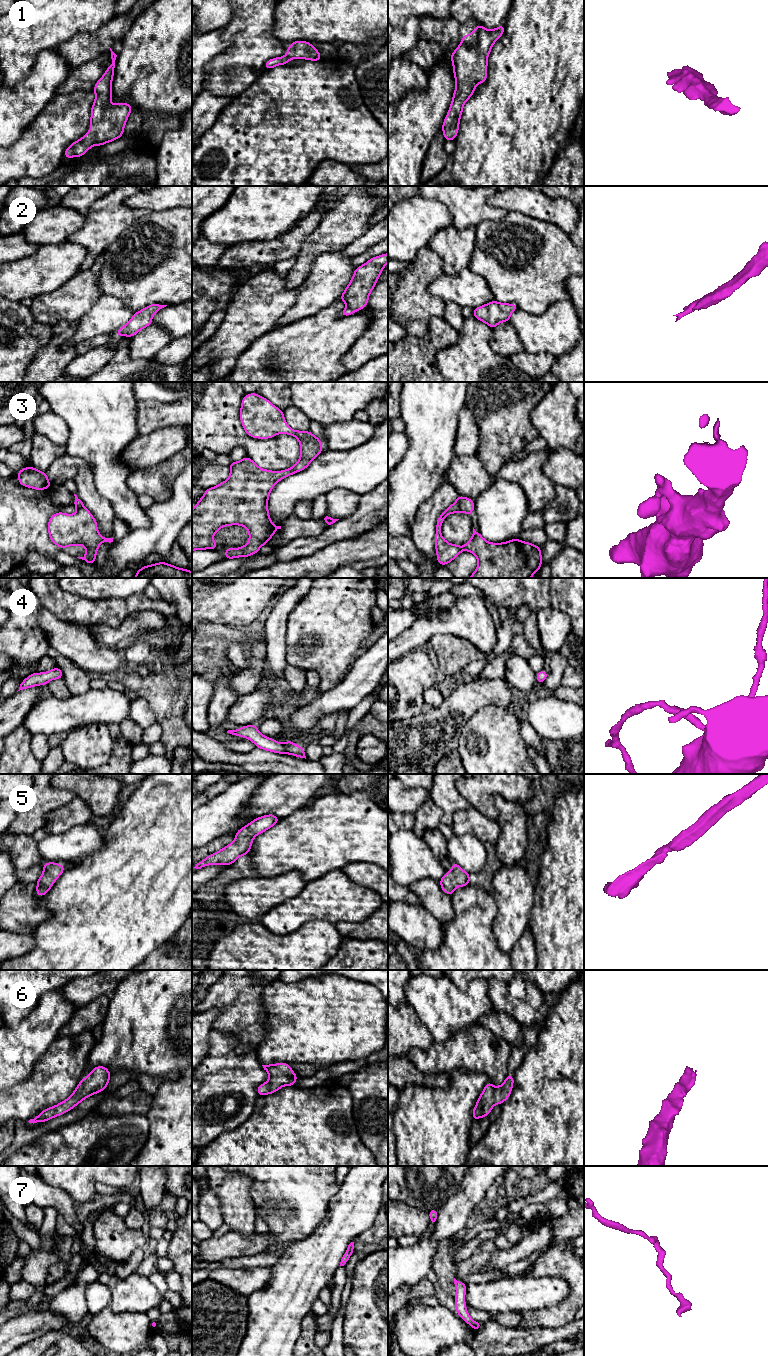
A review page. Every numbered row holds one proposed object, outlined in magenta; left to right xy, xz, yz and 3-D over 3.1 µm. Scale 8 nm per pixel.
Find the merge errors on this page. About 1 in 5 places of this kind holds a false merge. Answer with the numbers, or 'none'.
none

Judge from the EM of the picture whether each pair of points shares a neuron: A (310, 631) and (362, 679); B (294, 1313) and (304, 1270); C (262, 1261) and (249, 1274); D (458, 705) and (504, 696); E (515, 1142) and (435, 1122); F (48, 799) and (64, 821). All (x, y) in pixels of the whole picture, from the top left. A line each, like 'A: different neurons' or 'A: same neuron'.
A: different neurons
B: same neuron
C: different neurons
D: same neuron
E: different neurons
F: different neurons

